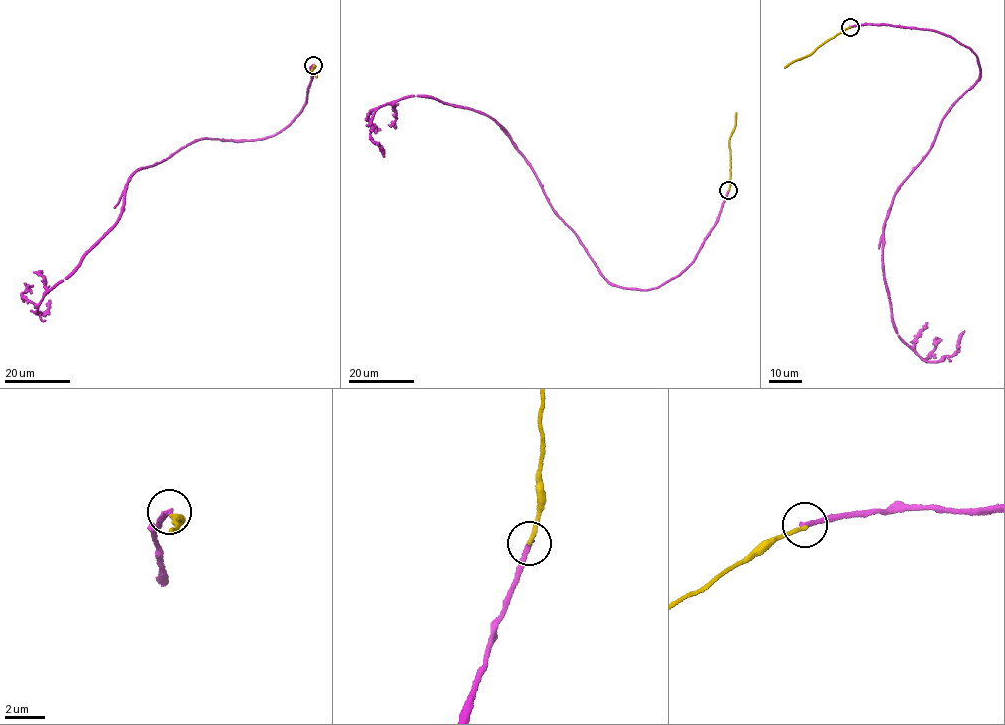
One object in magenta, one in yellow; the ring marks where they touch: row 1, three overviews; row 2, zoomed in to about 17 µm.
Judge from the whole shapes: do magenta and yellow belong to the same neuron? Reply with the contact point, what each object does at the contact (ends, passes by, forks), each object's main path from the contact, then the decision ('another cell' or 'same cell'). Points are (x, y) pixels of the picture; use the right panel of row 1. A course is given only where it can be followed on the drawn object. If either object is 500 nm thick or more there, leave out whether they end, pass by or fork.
(850, 27) | magenta ends | yellow ends | magenta via (850, 27), (931, 29), (978, 58), (893, 197), (882, 256), (912, 349), (938, 360), (964, 331) | yellow via (850, 27), (784, 68) | another cell

